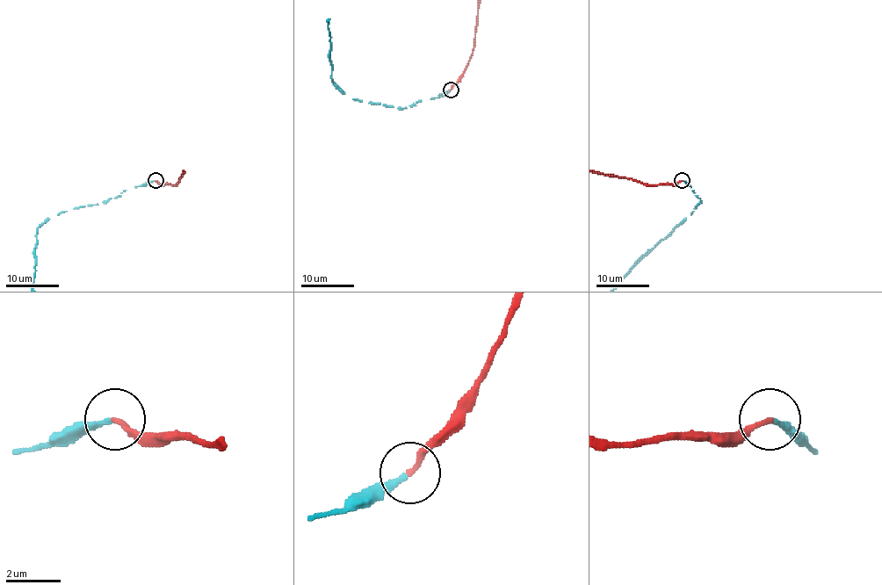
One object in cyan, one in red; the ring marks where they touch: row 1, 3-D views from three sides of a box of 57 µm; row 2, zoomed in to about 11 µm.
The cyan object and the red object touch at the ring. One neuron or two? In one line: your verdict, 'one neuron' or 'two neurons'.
one neuron

